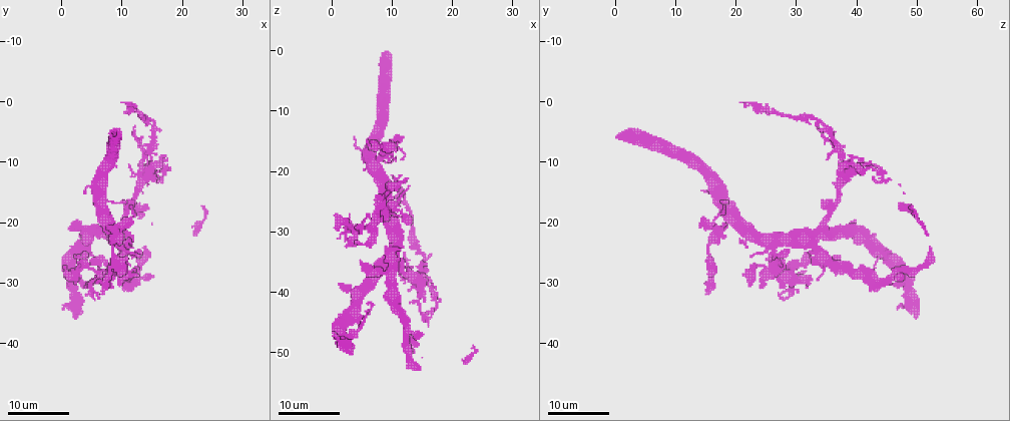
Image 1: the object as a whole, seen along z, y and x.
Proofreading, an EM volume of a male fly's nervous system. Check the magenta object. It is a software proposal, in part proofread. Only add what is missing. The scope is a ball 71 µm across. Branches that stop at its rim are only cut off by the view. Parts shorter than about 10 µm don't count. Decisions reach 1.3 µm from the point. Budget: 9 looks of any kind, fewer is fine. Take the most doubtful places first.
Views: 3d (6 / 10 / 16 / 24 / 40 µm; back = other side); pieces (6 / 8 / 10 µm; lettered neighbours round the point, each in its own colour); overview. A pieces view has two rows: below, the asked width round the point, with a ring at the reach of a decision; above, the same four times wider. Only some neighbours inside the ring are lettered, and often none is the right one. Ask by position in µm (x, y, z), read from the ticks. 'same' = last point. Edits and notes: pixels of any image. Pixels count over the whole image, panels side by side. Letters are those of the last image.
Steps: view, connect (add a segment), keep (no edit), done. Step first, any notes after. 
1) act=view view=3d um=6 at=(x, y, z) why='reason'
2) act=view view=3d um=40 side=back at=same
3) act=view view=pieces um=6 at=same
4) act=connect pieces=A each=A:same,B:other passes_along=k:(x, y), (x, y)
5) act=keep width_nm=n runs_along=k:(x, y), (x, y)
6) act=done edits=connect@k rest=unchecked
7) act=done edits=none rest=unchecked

act=view view=3d um=24 at=(11.0, 23.0, 21.0) why='thin end'

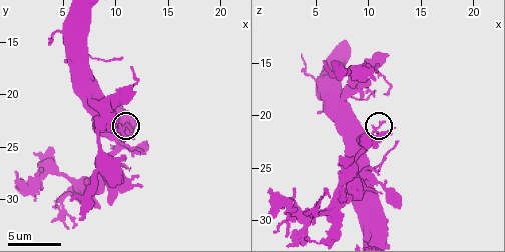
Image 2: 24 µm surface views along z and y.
act=view view=pieces um=8 at=(11.4, 23.2, 20.6) why='what lies round it'

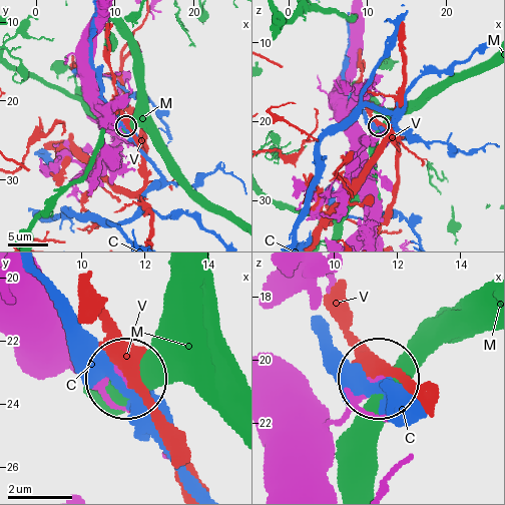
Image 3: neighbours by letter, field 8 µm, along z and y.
act=keep width_nm=190 each=C:other,M:other,V:other found='no lettered segment goes on from it'

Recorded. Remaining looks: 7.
act=view view=pieces um=6 at=(6.6, 31.8, 15.2) why='branch stops here'

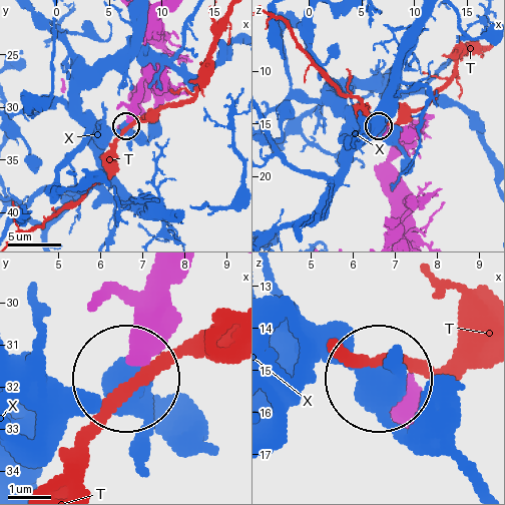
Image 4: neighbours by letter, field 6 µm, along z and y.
act=keep each=T:other,X:other runs_along=4:(183, 274), (162, 339), (126, 378) found='none of them fits'

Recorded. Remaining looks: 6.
act=view view=3d um=24 at=(15.5, 29.0, 47.5) why='branch stops here'

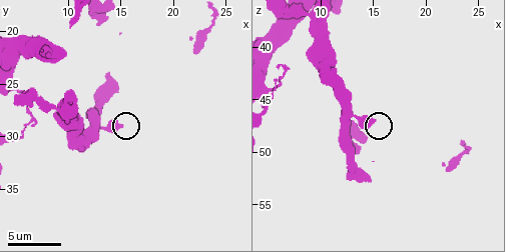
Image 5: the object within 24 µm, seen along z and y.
act=view view=pieces um=8 at=(15.0, 29.2, 47.0) why='see the neighbours'

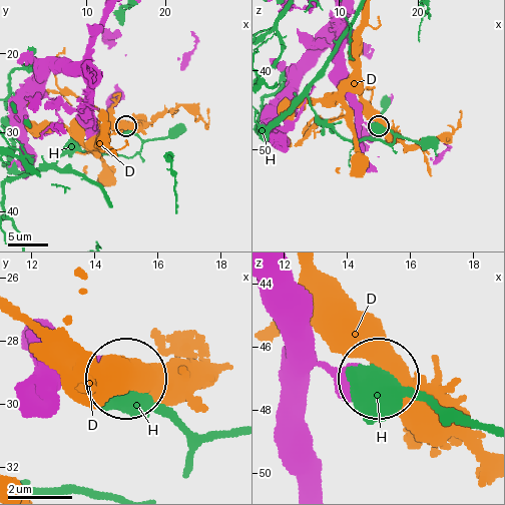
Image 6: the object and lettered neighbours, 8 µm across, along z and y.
act=keep each=D:other,H:other found='none of them fits'

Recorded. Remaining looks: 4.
act=view view=3d um=24 at=(11.0, 10.5, 37.0)

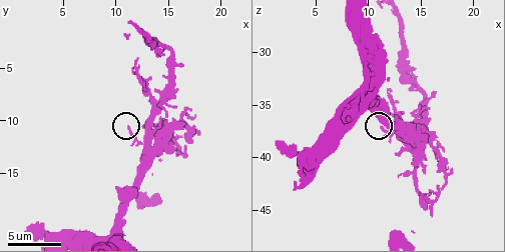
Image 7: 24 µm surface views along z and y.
act=view view=pieces um=10 at=(11.0, 10.6, 37.0)

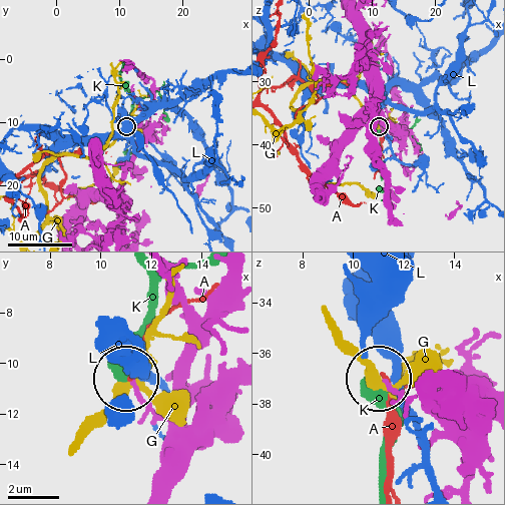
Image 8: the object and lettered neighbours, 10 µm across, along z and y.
act=keep each=A:other,G:other,K:other,L:other runs_along=8:(157, 482), (168, 431), (131, 381) found='none of them fits'

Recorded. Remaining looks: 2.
act=done edits=none rest=unchecked

